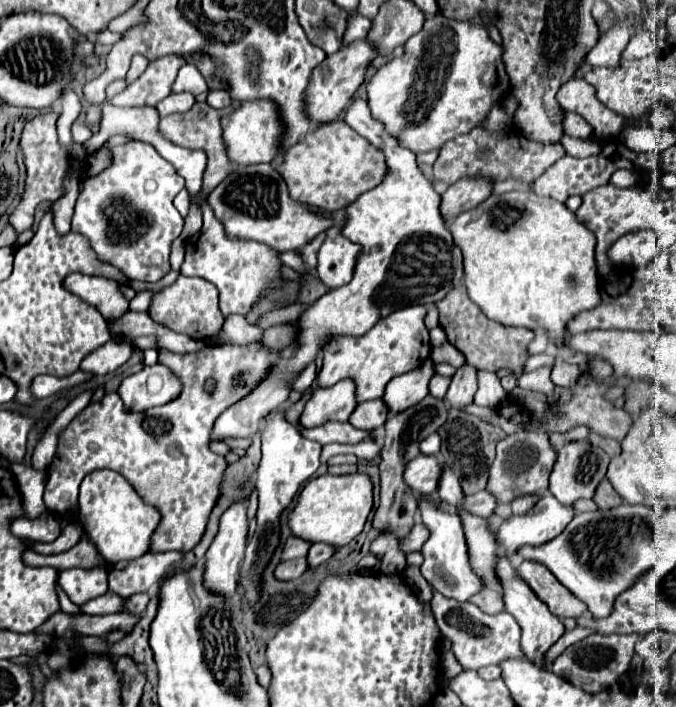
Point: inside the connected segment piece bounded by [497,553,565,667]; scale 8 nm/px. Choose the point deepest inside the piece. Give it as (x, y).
(539, 629)

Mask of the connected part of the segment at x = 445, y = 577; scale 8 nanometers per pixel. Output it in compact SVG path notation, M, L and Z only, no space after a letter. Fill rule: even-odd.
M419 503L419 509L421 509L423 523L431 531L431 537L427 539L427 543L421 549L421 553L425 557L425 561L421 565L421 575L429 581L429 585L433 589L437 589L445 597L453 597L457 601L467 601L473 595L477 595L477 591L483 591L485 583L481 583L481 577L471 569L471 563L469 563L469 549L465 543L465 531L461 527L461 519L457 515L447 515L447 513L439 511L431 503Z

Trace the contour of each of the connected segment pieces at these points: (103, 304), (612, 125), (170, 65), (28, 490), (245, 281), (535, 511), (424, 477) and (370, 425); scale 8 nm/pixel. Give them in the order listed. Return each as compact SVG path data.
M71 273L65 277L63 287L99 309L105 319L117 319L129 309L129 301L119 293L119 285L105 277Z
M583 77L569 79L559 88L556 98L564 110L579 113L601 141L617 137L627 127L623 117L609 111L595 99L595 89Z
M165 55L149 63L145 73L133 81L125 91L111 99L113 105L121 107L139 107L139 105L157 105L171 93L177 71L187 61L177 55Z
M21 463L11 465L11 471L13 471L15 481L19 485L19 493L21 493L21 499L23 499L25 517L37 519L45 511L43 489L45 489L47 473L45 471L35 471L35 469L25 467Z
M203 203L203 227L195 239L195 245L187 245L181 275L197 275L211 281L219 289L219 307L225 317L231 313L245 315L251 309L251 305L259 299L265 287L277 285L279 267L281 261L277 257L277 251L269 249L267 245L255 241L227 239L223 225L215 219L207 203Z
M543 495L527 515L513 515L497 533L497 539L507 555L523 545L539 545L557 537L573 519L573 507L557 503L553 495Z
M419 455L405 465L405 483L421 495L433 495L437 491L437 481L441 475L441 463L437 457Z
M375 399L375 401L365 401L365 403L359 403L355 407L355 411L351 413L349 417L349 423L357 429L365 429L365 431L373 431L377 427L381 427L387 419L389 411L385 407L385 403L381 399Z

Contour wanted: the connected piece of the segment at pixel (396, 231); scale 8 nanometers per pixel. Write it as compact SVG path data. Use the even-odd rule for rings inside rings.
M355 97L351 101L345 111L345 123L365 139L371 139L387 155L385 179L377 187L359 195L345 209L345 225L341 227L341 235L363 247L353 279L347 285L325 293L299 317L297 343L291 343L291 347L279 351L261 383L245 395L245 399L239 399L233 407L219 415L211 439L221 441L225 437L249 437L255 433L261 417L287 401L293 381L309 363L315 361L317 353L323 351L333 337L359 337L365 335L383 315L413 303L437 303L463 279L461 251L445 227L439 213L439 195L417 167L415 153L401 147L397 139L385 133L383 125L371 117L365 99Z

